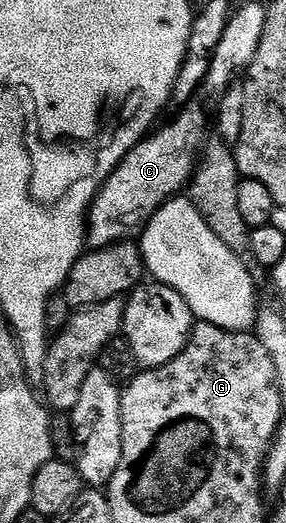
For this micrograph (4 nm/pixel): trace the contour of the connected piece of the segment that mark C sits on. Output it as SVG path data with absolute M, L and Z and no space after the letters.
M197 104L184 107L178 114L181 115L170 126L138 142L102 184L93 205L89 207L89 250L102 250L114 246L116 242L136 239L151 216L155 216L157 209L170 198L178 197L188 187L207 141L205 129L208 126L210 129L211 122L205 119L204 112Z

